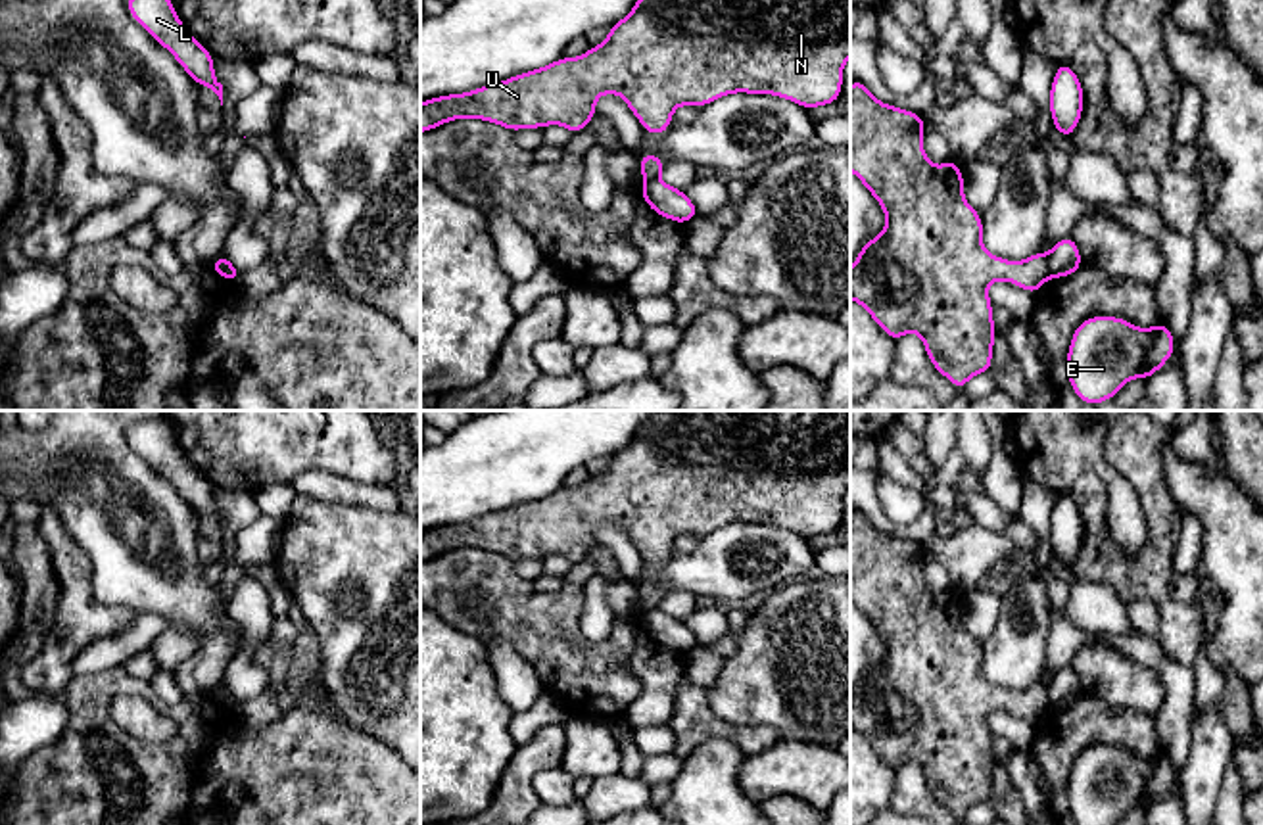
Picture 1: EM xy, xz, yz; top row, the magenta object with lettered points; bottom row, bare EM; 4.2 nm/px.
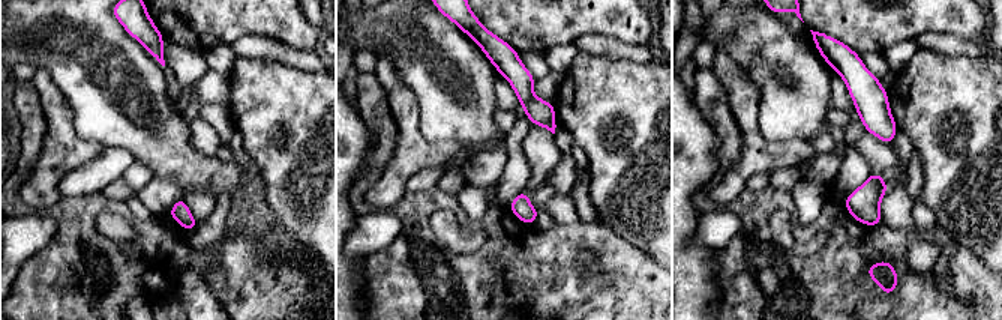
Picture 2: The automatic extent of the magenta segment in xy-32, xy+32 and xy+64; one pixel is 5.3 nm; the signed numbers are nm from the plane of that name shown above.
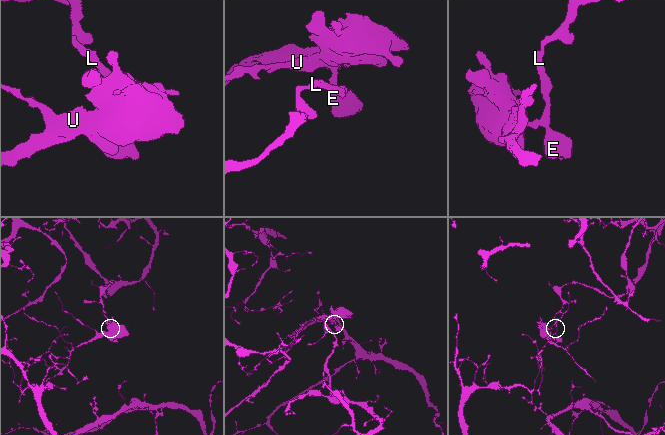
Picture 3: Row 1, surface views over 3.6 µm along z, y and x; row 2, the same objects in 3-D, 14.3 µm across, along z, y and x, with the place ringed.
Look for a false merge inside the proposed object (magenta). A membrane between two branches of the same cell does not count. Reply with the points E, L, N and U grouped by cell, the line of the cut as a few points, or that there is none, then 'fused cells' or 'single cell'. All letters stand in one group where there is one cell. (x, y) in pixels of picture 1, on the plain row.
groups E L / N U; cut yz (1047, 685), (1050, 705); fused cells

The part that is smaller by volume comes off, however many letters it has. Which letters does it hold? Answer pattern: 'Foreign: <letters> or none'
Foreign: N, U

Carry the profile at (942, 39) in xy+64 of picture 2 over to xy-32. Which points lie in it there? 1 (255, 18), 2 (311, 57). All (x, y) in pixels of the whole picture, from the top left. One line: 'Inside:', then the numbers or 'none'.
Inside: 2

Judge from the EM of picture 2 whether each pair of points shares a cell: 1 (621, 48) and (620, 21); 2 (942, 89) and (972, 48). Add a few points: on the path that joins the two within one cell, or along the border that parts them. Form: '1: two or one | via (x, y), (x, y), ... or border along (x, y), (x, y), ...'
1: two | border along (587, 33), (611, 35), (623, 41), (650, 45)
2: two | border along (932, 50), (941, 54), (986, 54)

